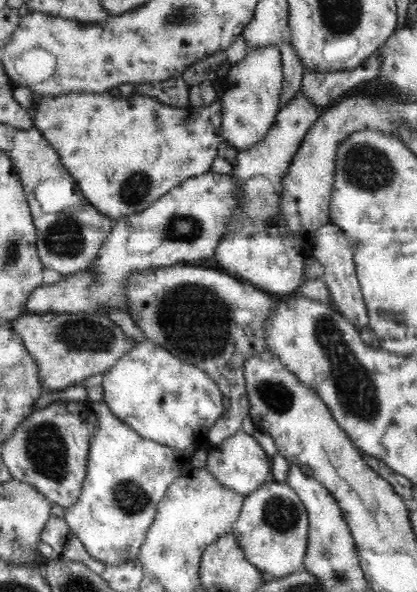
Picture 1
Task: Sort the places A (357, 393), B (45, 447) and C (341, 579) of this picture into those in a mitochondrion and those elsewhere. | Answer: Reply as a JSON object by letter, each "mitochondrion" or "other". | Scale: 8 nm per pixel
{"A":"mitochondrion","B":"mitochondrion","C":"mitochondrion"}

